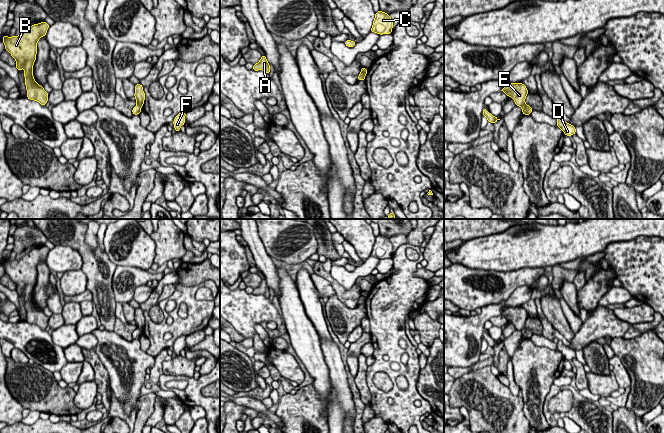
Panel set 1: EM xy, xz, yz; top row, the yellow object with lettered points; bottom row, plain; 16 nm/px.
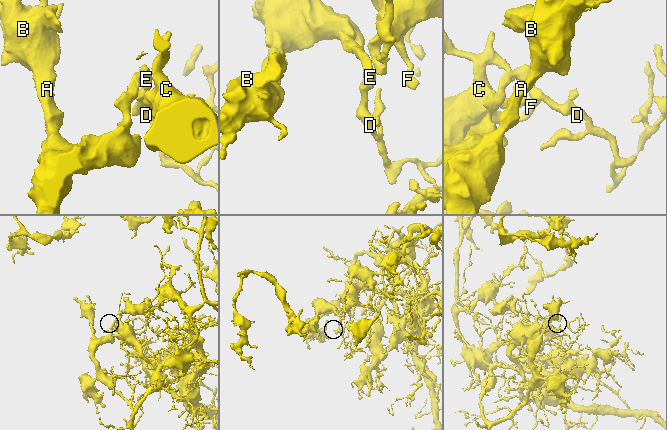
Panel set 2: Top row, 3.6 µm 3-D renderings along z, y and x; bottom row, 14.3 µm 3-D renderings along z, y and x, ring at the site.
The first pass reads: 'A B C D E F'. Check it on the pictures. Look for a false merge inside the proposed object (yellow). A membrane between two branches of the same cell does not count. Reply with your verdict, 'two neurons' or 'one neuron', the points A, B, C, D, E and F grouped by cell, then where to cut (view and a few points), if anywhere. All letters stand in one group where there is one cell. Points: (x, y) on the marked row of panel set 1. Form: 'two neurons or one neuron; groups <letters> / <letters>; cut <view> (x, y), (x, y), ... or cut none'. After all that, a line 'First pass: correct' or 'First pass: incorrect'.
two neurons; groups A B E / C D F; cut xy (137, 103), (141, 106)
First pass: incorrect

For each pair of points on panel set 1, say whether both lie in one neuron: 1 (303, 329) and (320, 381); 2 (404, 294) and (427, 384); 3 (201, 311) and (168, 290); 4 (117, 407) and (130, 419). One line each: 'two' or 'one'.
1: one
2: two
3: two
4: one

